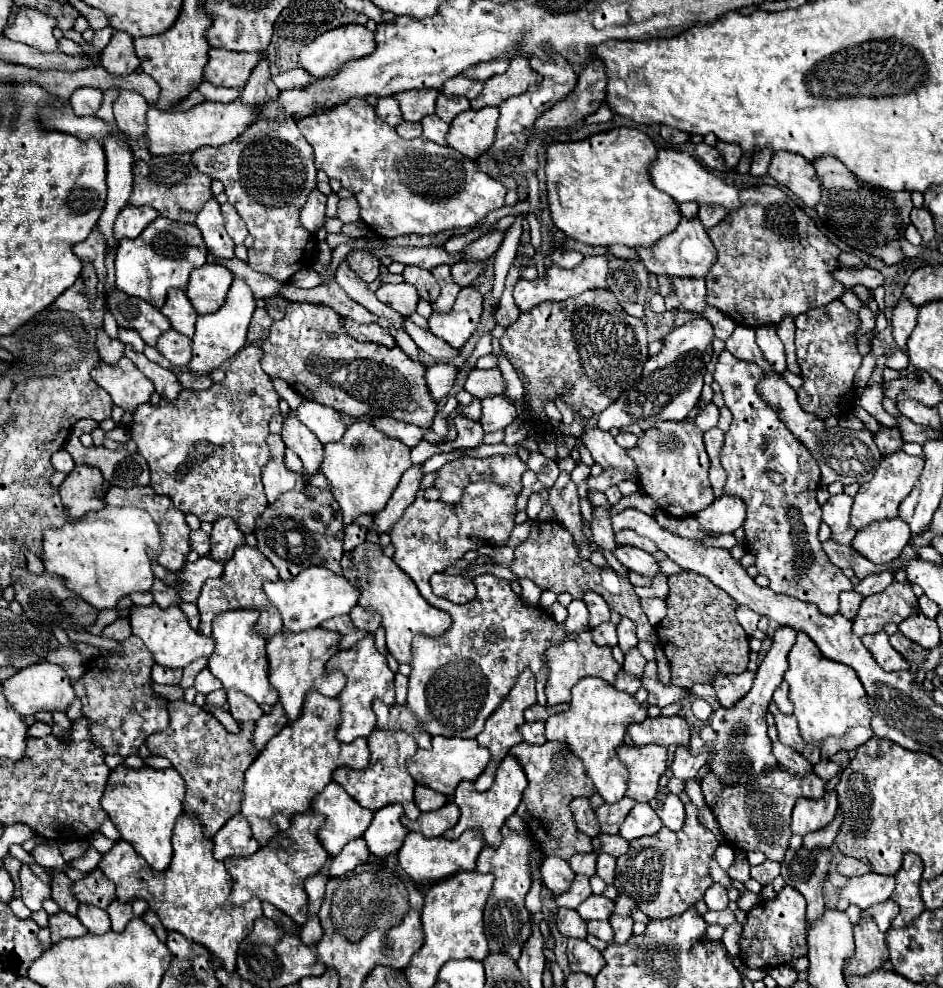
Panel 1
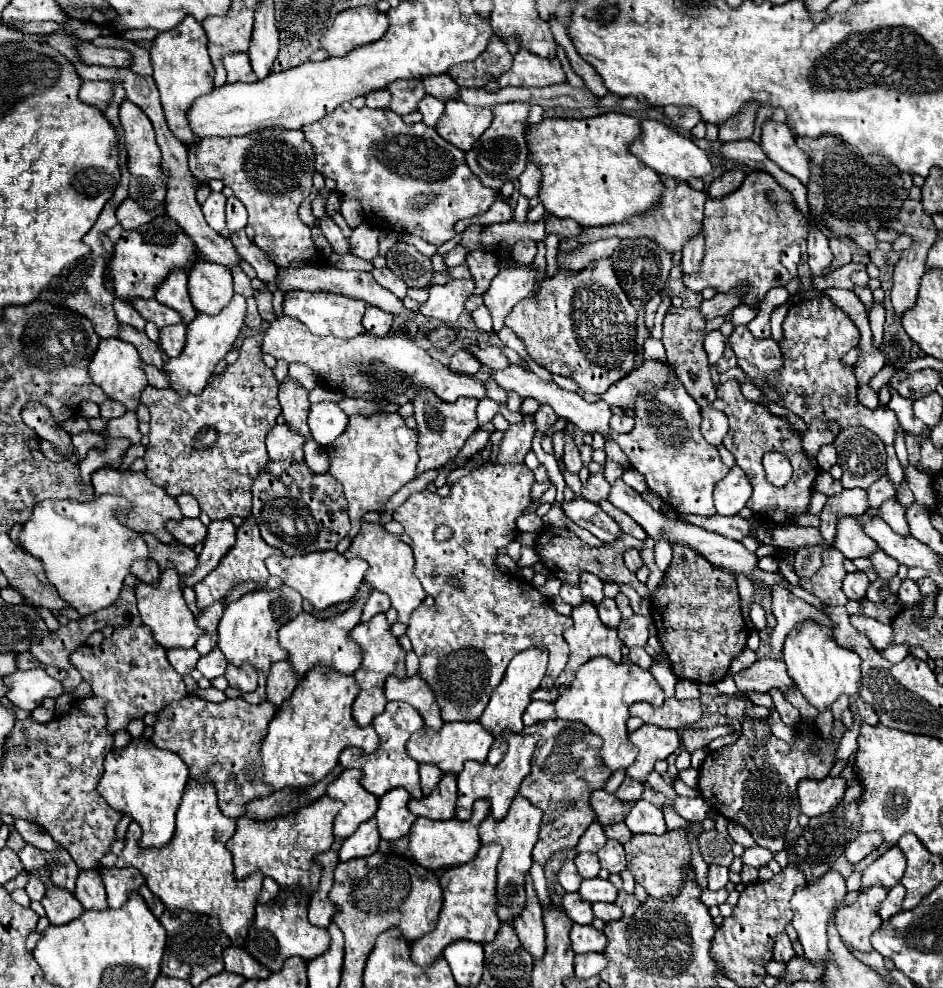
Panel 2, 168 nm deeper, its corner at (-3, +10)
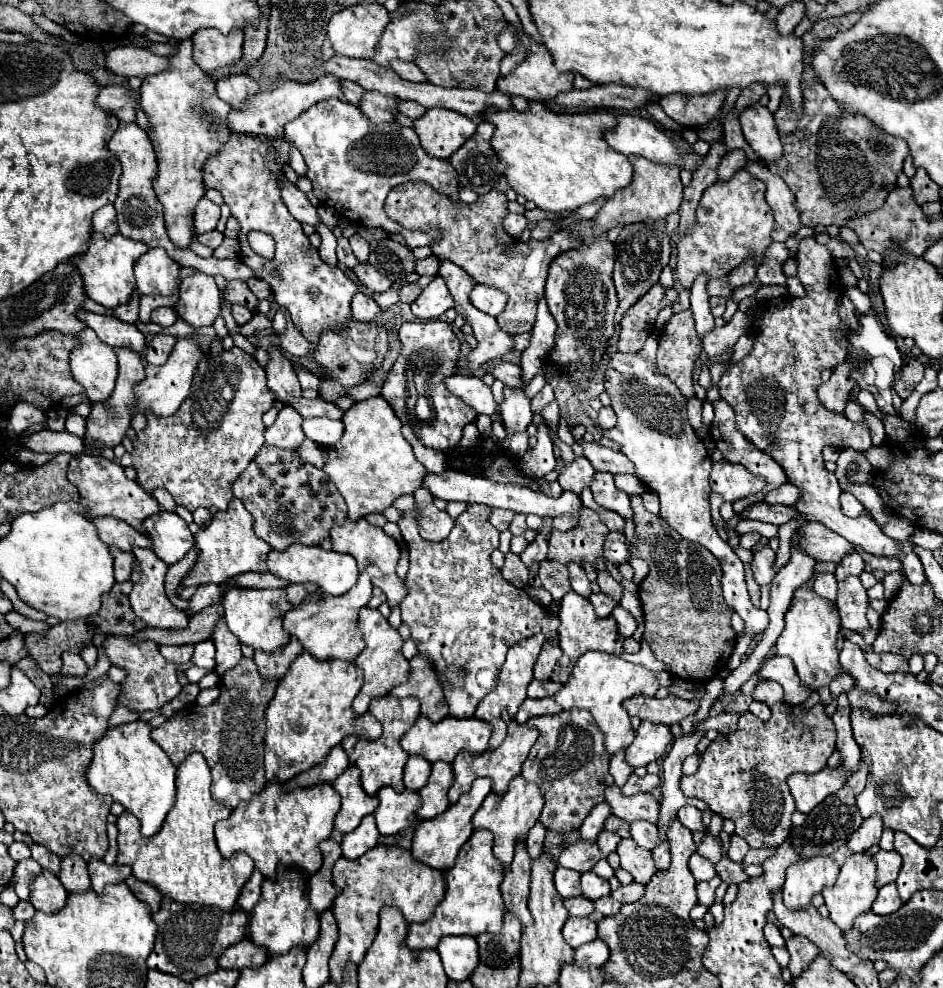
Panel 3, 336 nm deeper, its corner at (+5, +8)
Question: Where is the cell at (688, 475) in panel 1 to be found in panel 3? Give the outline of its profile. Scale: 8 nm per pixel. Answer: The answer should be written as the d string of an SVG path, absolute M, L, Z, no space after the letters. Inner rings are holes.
M652 334L638 354L614 352L610 356L608 368L604 372L604 388L610 396L618 422L614 428L606 430L604 436L620 444L622 452L636 466L640 482L646 488L658 492L660 516L670 524L670 528L674 528L682 538L702 544L720 560L722 596L726 604L730 604L744 620L744 632L740 636L760 636L768 628L768 614L750 602L742 562L712 526L708 502L708 478L712 460L688 422L686 398L668 376L656 372L656 350L658 334Z

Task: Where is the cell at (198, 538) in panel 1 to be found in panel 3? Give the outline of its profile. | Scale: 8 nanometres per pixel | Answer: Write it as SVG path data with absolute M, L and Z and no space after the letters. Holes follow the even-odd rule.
M162 510L146 518L144 526L154 554L168 566L184 558L194 546L194 536L188 530L188 524L174 512Z

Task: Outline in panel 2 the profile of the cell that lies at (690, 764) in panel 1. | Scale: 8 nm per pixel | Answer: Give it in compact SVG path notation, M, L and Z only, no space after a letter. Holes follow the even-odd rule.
M712 726L712 728L704 728L704 730L694 730L694 728L686 728L682 732L682 742L684 742L684 750L688 750L690 754L696 750L704 750L714 738L724 736L728 732L732 732L734 728L730 726Z

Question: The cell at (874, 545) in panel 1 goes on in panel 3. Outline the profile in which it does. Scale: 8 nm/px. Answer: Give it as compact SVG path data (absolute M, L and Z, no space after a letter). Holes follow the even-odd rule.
M808 522L800 526L792 538L792 544L798 544L808 556L816 562L840 562L846 552L854 546L846 542L846 538L826 530L826 526L818 526L816 522Z

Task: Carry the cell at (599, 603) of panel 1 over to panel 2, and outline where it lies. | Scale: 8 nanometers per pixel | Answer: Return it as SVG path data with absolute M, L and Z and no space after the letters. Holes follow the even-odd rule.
M584 572L580 578L580 588L582 588L584 600L590 600L594 606L598 606L604 600L604 590L602 590L604 582L598 576Z

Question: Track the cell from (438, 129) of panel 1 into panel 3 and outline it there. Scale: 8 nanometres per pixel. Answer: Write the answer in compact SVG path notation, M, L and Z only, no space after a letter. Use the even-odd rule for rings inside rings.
M402 100L402 102L398 102L398 112L404 114L404 116L408 116L408 118L412 118L412 120L416 120L416 118L420 118L426 112L426 108L420 106L418 102L406 102L406 100Z

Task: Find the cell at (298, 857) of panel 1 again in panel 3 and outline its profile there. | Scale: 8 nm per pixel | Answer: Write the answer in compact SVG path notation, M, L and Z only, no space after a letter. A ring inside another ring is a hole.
M266 782L262 792L254 794L250 802L238 804L228 820L216 824L216 842L226 858L234 852L246 852L266 878L274 878L278 864L314 874L322 866L318 844L330 838L338 808L340 794L328 782L296 790L284 790L282 782Z

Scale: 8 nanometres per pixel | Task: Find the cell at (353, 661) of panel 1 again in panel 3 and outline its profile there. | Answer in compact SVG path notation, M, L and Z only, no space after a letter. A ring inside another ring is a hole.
M362 608L360 610L360 620L358 620L358 626L360 630L364 632L364 642L366 642L366 648L358 654L356 658L356 666L360 666L364 670L364 686L362 690L358 692L358 696L354 698L354 712L356 714L364 714L368 712L368 706L370 706L370 700L374 696L386 696L394 686L398 684L404 684L408 680L408 674L410 674L410 664L408 660L404 658L402 654L402 644L404 640L400 638L398 630L392 628L388 624L388 620L378 612L378 610L372 610L372 608Z

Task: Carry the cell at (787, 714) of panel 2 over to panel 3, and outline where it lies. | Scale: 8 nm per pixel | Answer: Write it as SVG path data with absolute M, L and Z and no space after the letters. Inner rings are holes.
M760 680L752 692L752 698L754 700L762 700L766 702L768 706L774 706L776 702L782 702L782 686L778 686L778 682L772 682L772 680Z

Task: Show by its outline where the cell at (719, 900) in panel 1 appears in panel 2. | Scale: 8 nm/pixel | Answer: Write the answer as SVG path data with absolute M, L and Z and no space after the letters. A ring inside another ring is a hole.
M710 866L708 870L708 888L710 890L720 890L728 884L728 868L724 866Z

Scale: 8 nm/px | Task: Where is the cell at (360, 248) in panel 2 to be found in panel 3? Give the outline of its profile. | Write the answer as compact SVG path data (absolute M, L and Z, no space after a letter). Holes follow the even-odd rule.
M354 234L350 238L350 244L352 244L352 252L358 258L358 262L368 262L368 242L364 238L360 238L358 234Z

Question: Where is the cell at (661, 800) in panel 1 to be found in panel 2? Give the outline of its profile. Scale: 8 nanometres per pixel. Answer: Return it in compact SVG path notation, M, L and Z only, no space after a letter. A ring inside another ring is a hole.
M676 796L672 802L672 808L676 814L680 814L688 822L702 822L708 816L710 804L704 798L686 798Z

